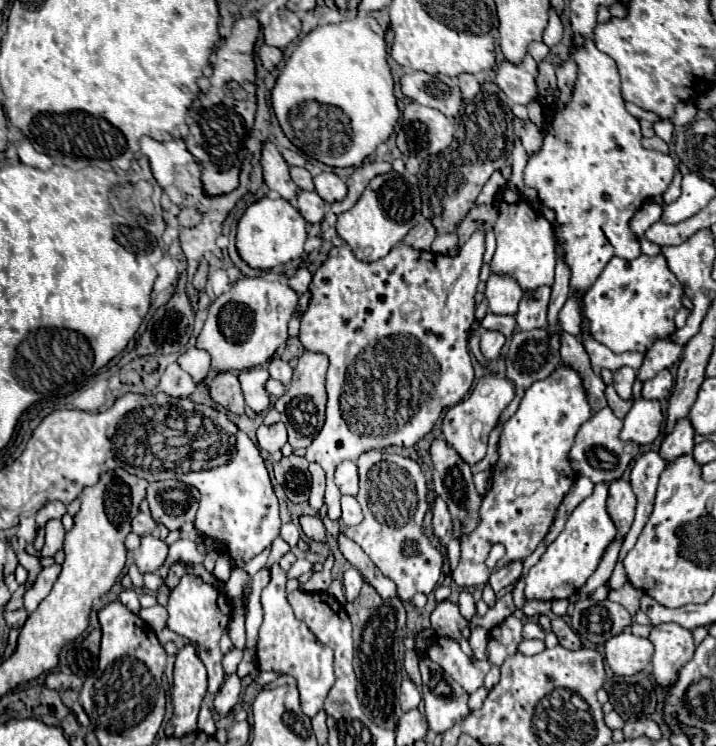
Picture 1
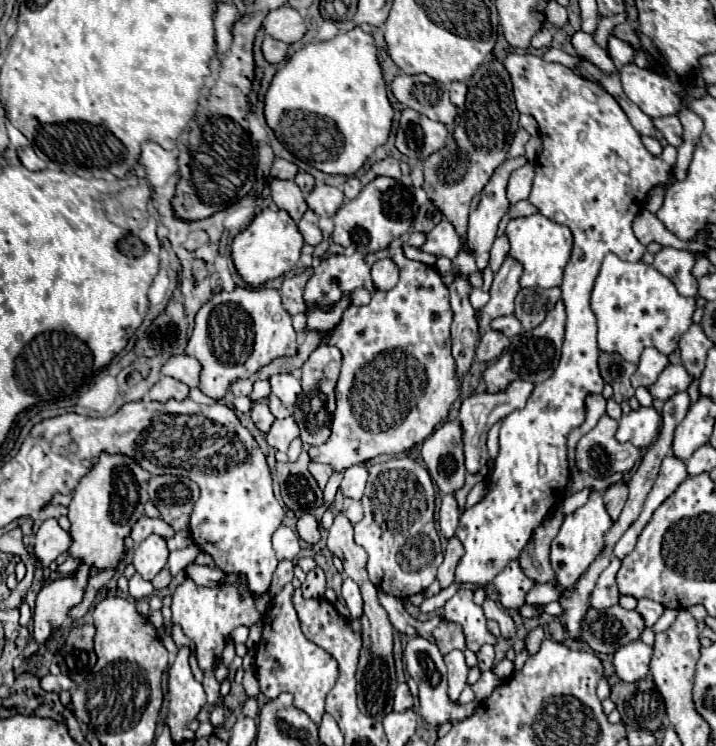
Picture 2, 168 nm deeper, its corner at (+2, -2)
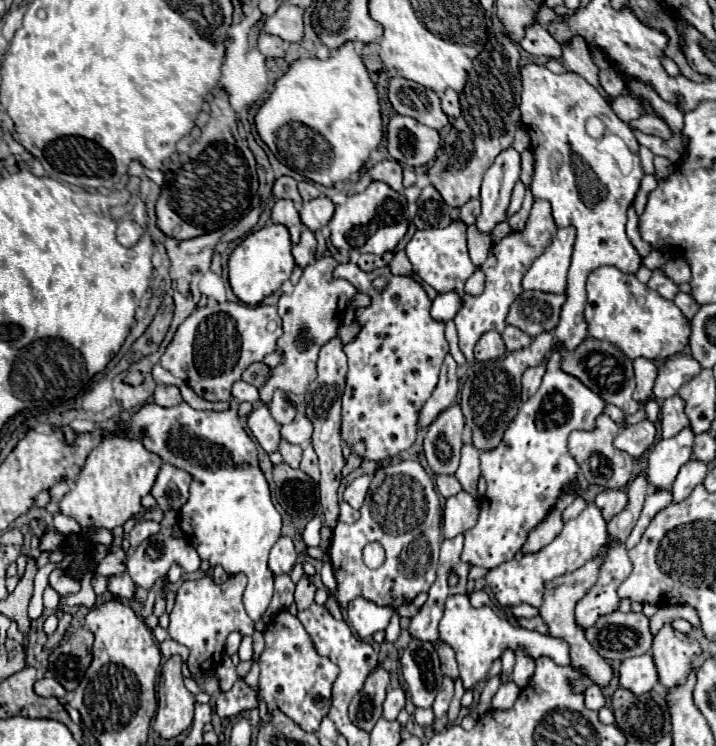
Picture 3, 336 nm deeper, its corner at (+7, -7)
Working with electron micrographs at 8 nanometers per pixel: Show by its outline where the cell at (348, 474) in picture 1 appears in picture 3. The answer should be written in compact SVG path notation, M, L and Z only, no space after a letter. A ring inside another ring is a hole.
M360 474L356 476L346 488L344 488L344 500L352 506L352 508L360 508L364 502L364 496L368 492L368 484L370 484L370 476L368 474Z

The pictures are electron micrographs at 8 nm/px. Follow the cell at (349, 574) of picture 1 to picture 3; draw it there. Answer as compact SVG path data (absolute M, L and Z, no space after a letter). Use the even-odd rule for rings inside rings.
M356 596L346 608L348 620L360 638L366 638L378 630L384 630L390 622L392 612L394 612L392 608L378 606L372 600L366 600L364 596Z

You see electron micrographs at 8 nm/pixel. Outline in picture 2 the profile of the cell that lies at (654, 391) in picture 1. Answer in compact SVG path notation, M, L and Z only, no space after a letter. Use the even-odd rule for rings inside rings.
M677 363L677 365L667 365L663 369L663 373L659 375L659 379L649 387L649 393L655 399L663 399L667 401L669 397L673 397L679 391L687 391L687 387L691 385L691 375L687 373L687 369Z

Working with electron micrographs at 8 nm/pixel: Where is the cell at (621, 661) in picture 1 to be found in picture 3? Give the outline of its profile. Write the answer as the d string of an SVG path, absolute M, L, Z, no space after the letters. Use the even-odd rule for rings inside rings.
M650 654L632 656L632 658L622 660L618 668L618 676L620 676L620 686L632 690L636 696L652 690L658 684L656 666Z

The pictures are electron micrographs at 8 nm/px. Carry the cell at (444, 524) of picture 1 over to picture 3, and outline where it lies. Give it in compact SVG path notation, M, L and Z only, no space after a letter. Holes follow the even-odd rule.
M460 492L456 496L450 496L444 506L444 538L452 538L456 534L462 534L470 530L476 524L480 512L480 502L476 496L468 492Z

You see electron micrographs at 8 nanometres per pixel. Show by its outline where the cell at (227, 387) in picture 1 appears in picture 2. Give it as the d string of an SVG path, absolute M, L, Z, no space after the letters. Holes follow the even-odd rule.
M237 379L233 383L233 387L231 387L231 393L235 397L241 397L241 395L249 395L251 389L253 389L253 381L251 379Z

